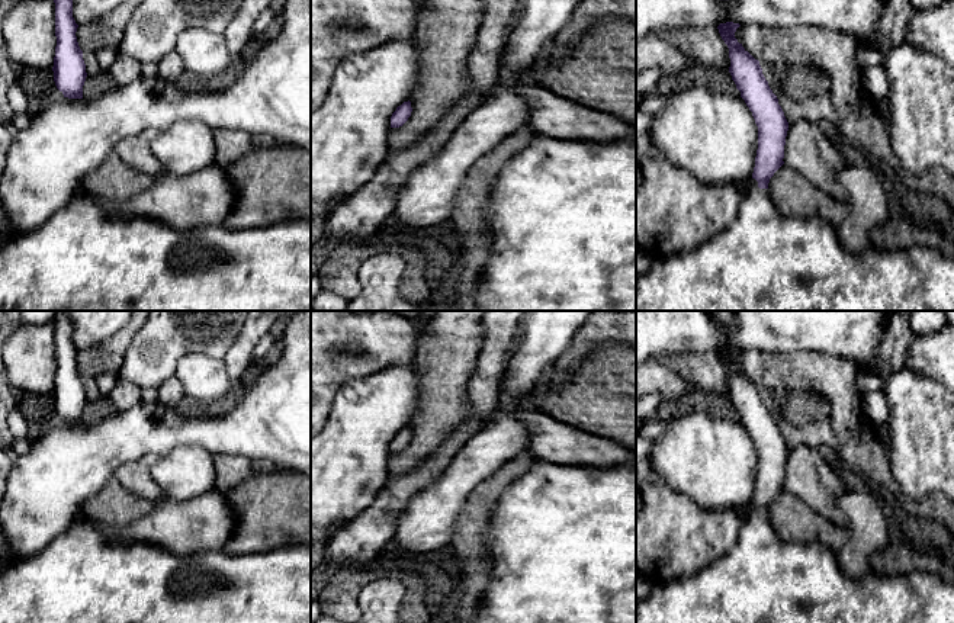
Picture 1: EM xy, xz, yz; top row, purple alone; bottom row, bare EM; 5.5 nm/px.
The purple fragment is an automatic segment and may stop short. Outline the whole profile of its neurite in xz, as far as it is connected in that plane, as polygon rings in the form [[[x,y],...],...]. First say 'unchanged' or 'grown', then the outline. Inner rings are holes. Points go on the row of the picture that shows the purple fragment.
unchanged | [[[409,100],[398,106],[396,110],[391,116],[391,128],[402,126],[411,116],[411,112],[412,112],[412,107]]]

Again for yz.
grown | [[[739,23],[717,26],[729,48],[729,73],[758,126],[755,167],[738,206],[738,216],[700,247],[652,258],[651,269],[636,276],[636,311],[954,311],[954,257],[932,247],[876,248],[854,254],[845,248],[836,228],[822,218],[781,215],[768,190],[770,179],[784,164],[788,122],[777,96],[755,60],[735,38]]]

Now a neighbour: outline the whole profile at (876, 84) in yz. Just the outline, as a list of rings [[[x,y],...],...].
[[[873,65],[863,70],[863,89],[874,105],[886,112],[889,105],[890,81],[887,73],[880,65]]]

